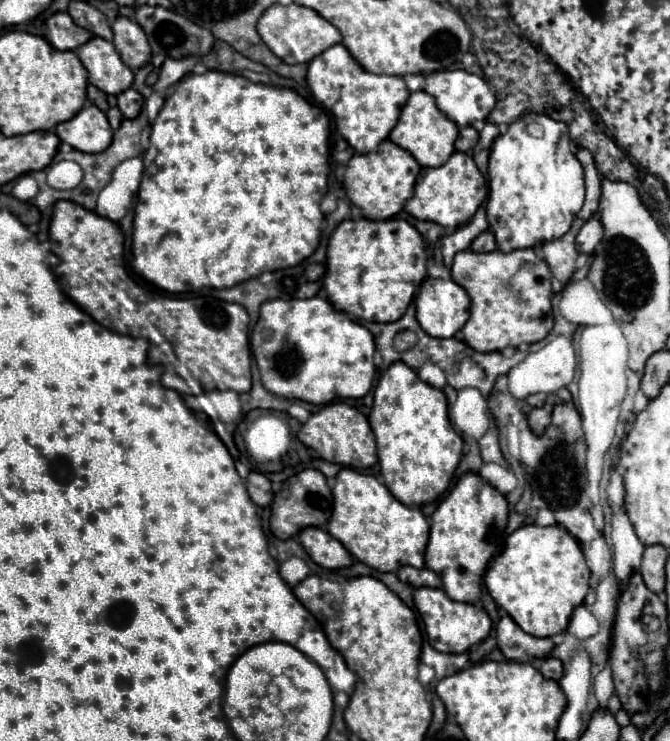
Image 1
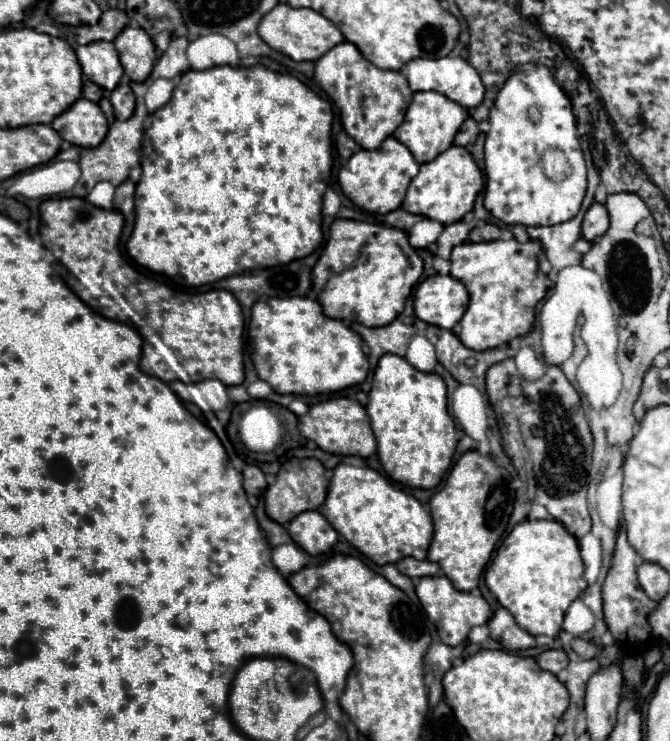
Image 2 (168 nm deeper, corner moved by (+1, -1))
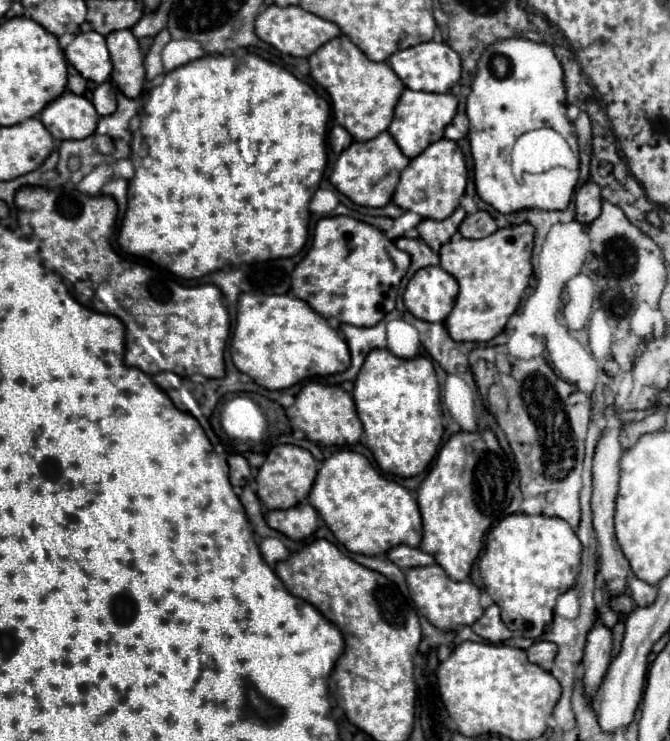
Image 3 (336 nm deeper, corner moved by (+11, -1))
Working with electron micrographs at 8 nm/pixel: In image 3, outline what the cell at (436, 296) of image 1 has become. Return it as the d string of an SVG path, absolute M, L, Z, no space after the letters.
M440 266L422 268L416 272L404 292L406 308L420 320L444 322L456 302L456 280Z

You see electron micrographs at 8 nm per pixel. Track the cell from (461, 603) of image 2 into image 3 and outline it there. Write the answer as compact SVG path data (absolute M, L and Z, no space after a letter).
M432 564L428 568L412 568L412 572L406 572L406 582L418 612L440 630L456 632L458 628L472 626L484 612L480 606L480 590L472 582L450 580L438 564Z

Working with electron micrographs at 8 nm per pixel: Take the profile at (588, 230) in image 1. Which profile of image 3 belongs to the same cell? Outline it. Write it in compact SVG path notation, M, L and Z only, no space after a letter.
M586 182L576 192L576 220L588 226L600 216L600 208L602 208L600 186L594 182Z

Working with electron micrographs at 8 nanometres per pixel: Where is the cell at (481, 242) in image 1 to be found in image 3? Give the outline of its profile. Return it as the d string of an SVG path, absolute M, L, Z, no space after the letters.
M486 212L468 214L468 216L462 220L460 228L458 228L458 232L460 232L464 238L486 238L486 236L490 236L490 234L496 232L496 230L498 230L498 226L496 226L494 218L492 218L490 214L486 214Z

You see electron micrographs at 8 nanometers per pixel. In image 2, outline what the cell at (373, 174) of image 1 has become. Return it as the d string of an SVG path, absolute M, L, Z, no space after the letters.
M394 136L386 138L384 144L378 150L358 150L348 164L340 170L338 174L338 182L342 192L360 208L368 210L368 212L376 212L376 214L386 214L392 212L396 208L400 208L404 196L406 196L406 188L410 184L410 180L418 174L420 164L414 160L412 152L398 142Z

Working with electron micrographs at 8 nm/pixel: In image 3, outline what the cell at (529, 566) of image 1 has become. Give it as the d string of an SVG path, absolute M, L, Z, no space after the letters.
M510 514L486 536L480 576L490 598L500 606L504 624L524 638L540 638L554 618L556 598L570 590L580 570L582 544L562 518Z

